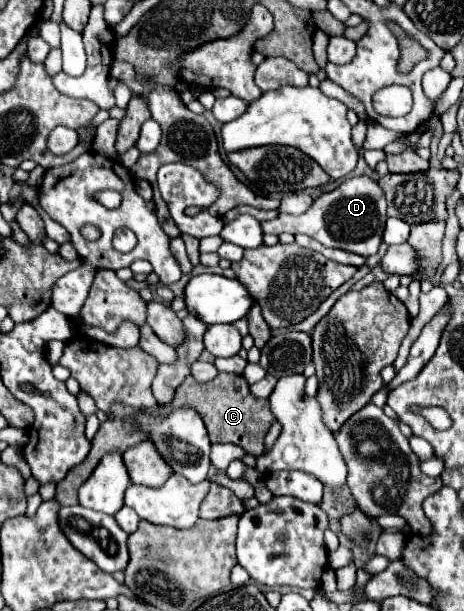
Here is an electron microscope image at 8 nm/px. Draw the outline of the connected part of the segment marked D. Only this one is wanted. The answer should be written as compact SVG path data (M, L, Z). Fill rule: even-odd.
M368 175L350 177L338 189L320 195L312 207L302 215L278 215L272 221L262 221L260 227L264 233L280 235L280 233L306 233L318 239L326 247L346 249L364 257L370 257L378 251L382 243L386 223L386 199L380 185Z

